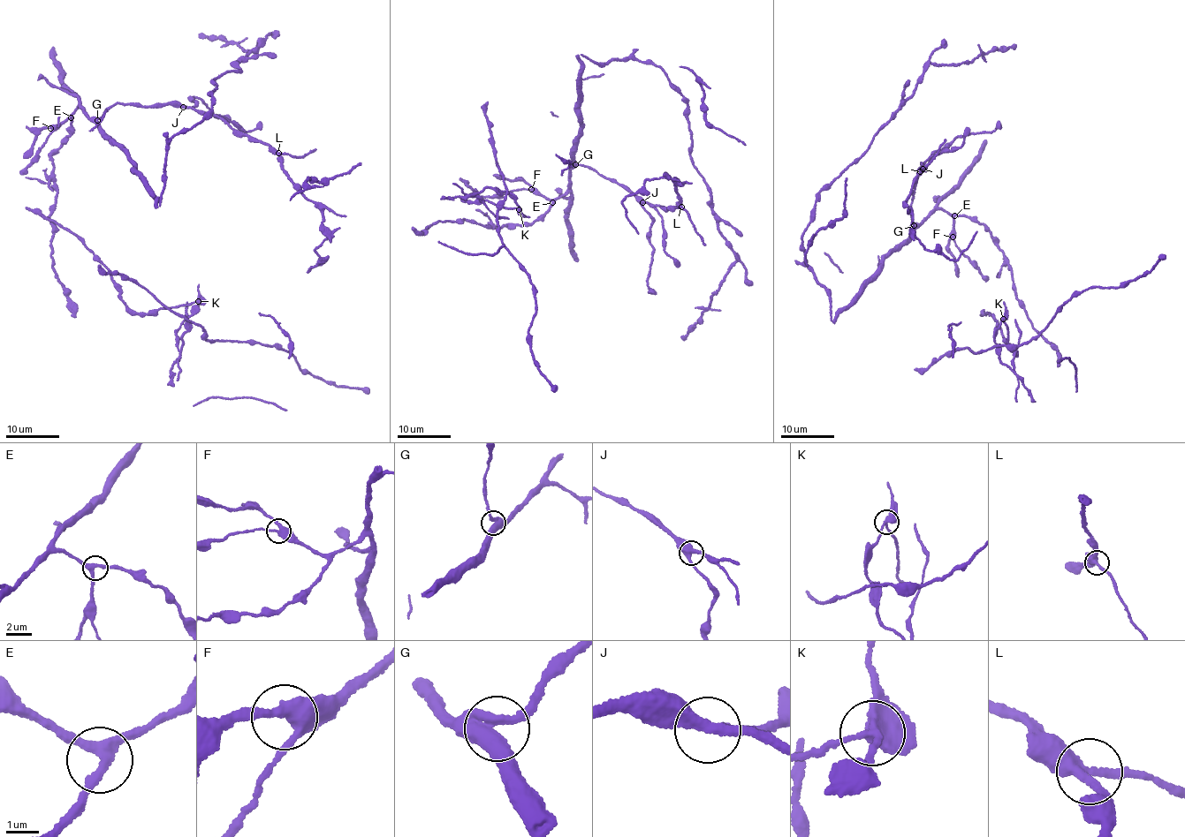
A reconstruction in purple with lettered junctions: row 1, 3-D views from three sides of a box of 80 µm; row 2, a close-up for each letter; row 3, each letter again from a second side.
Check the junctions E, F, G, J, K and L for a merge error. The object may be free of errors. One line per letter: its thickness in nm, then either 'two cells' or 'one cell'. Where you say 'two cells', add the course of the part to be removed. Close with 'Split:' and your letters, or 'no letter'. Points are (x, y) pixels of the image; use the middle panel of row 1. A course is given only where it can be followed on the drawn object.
E: 280 nm thick; one cell
F: 400 nm thick; one cell
G: 400 nm thick; one cell
J: 320 nm thick; one cell
K: 340 nm thick; two cells
L: 280 nm thick; one cell
Split: K

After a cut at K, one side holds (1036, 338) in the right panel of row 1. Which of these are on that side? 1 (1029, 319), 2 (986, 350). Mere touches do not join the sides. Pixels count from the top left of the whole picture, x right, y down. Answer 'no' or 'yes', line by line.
1: yes
2: yes

